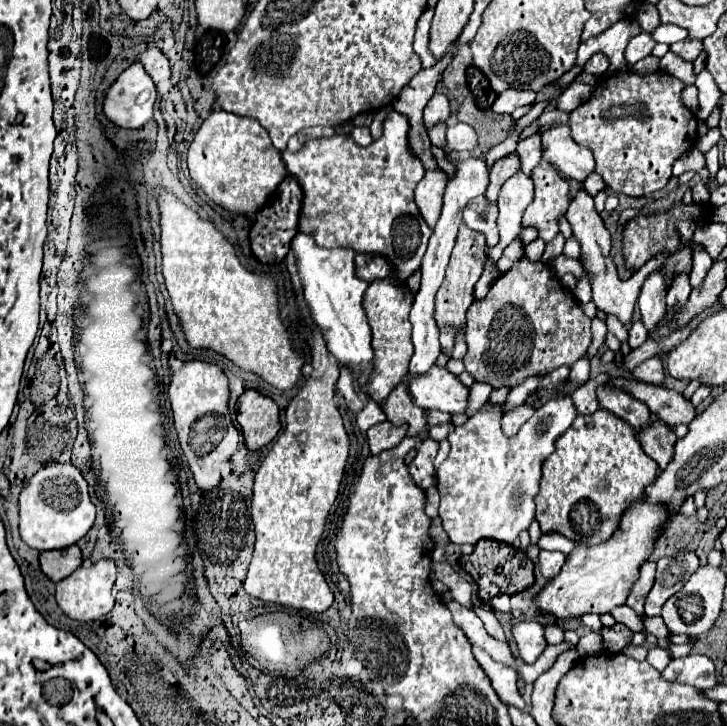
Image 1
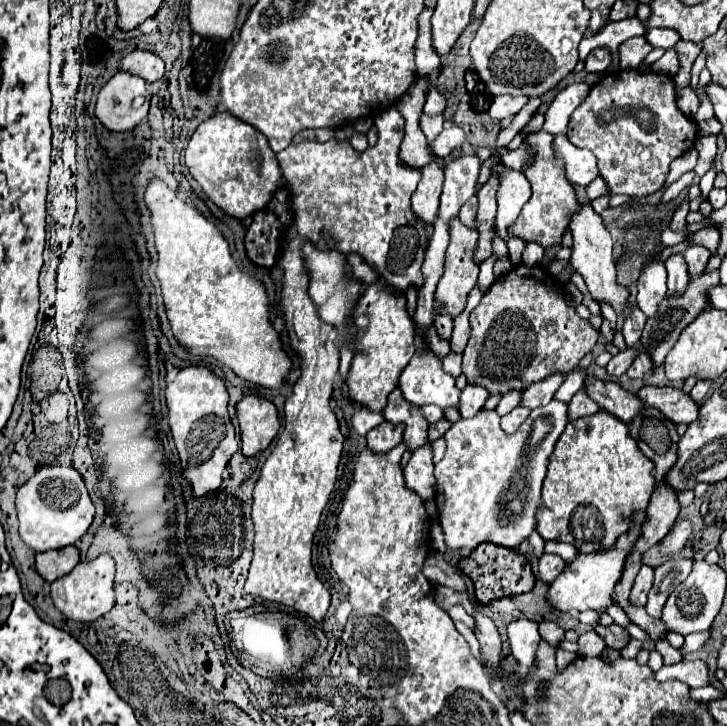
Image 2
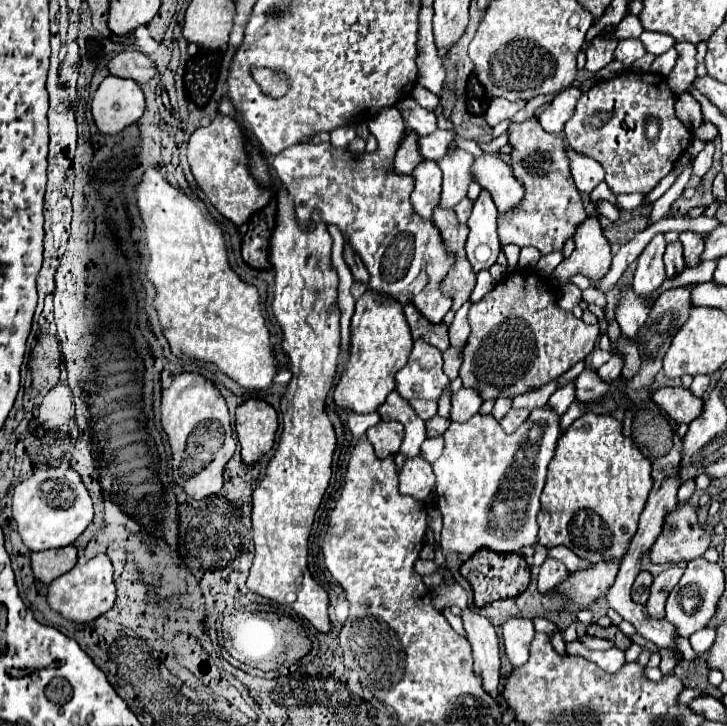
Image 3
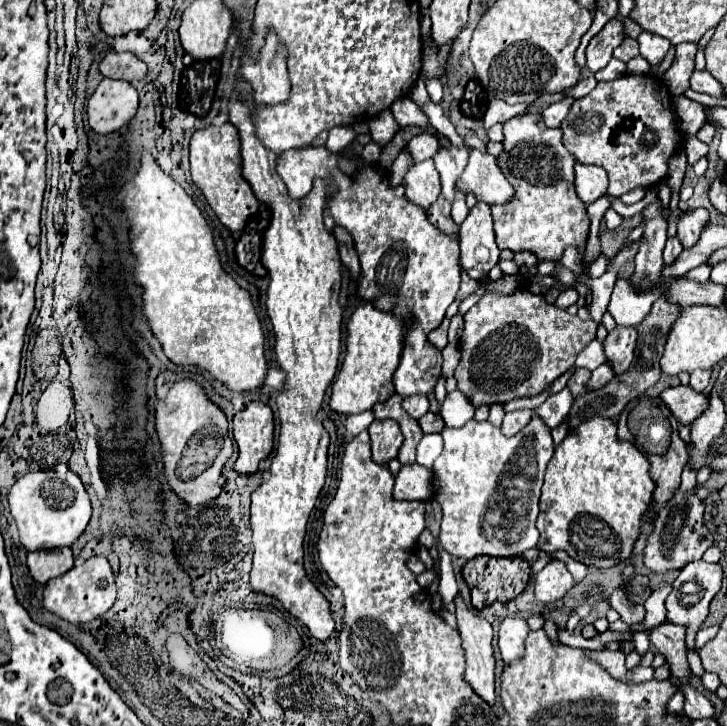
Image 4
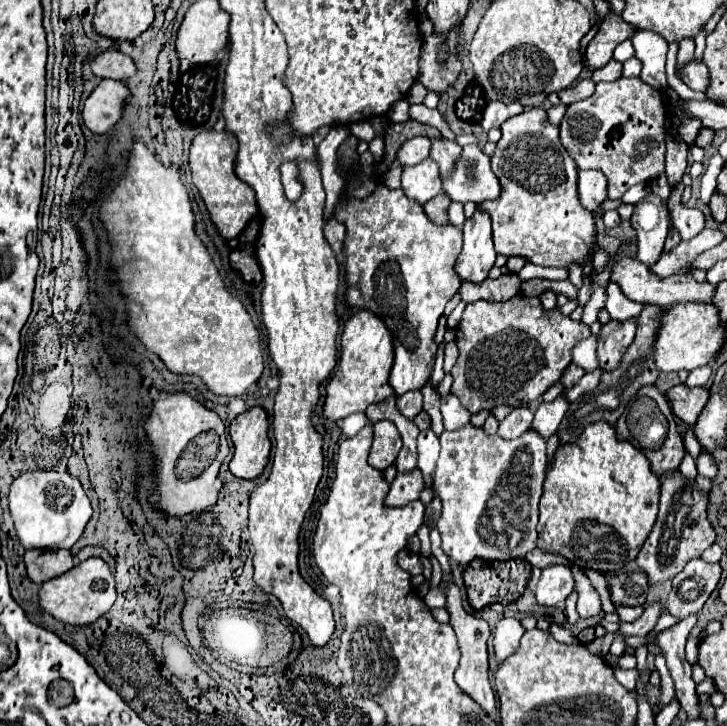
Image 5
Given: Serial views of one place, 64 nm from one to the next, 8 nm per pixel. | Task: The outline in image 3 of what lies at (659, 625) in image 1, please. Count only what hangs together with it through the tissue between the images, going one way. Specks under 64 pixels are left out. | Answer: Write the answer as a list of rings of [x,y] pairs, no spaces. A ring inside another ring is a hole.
[[[667,648],[659,649],[661,654],[661,663],[659,669],[664,676],[667,676],[673,672],[673,669],[679,664],[680,653],[668,650]]]

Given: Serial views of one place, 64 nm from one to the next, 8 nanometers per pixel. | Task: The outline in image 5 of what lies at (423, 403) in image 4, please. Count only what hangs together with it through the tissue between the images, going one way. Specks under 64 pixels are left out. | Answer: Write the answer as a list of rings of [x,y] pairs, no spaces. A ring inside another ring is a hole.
[[[406,392],[404,396],[396,398],[396,406],[402,412],[402,416],[412,420],[418,412],[422,412],[422,394],[420,392]]]

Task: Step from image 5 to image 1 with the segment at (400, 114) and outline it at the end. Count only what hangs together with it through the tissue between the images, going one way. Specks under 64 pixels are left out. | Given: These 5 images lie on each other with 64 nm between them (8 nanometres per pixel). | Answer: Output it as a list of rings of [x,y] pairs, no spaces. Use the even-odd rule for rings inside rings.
[[[436,124],[436,128],[428,128],[428,136],[430,136],[430,142],[438,148],[442,148],[442,142],[444,142],[444,132],[446,132],[446,126],[444,124]]]

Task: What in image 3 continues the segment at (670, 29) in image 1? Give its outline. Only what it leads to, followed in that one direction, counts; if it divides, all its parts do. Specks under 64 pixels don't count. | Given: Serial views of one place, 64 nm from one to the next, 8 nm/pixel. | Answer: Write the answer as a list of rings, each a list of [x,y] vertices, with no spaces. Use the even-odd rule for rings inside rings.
[[[642,32],[640,40],[642,40],[646,52],[648,54],[654,54],[654,56],[660,56],[668,48],[674,46],[674,38],[672,36],[666,36],[666,34],[660,34],[660,32]]]

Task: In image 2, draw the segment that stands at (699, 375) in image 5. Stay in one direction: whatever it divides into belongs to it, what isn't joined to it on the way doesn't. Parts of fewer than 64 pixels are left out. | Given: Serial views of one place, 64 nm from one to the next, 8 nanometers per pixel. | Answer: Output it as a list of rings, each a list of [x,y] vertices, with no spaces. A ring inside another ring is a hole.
[[[696,380],[690,396],[692,396],[692,400],[696,400],[698,404],[702,404],[704,398],[706,398],[706,394],[708,394],[708,390],[710,390],[710,380]]]

